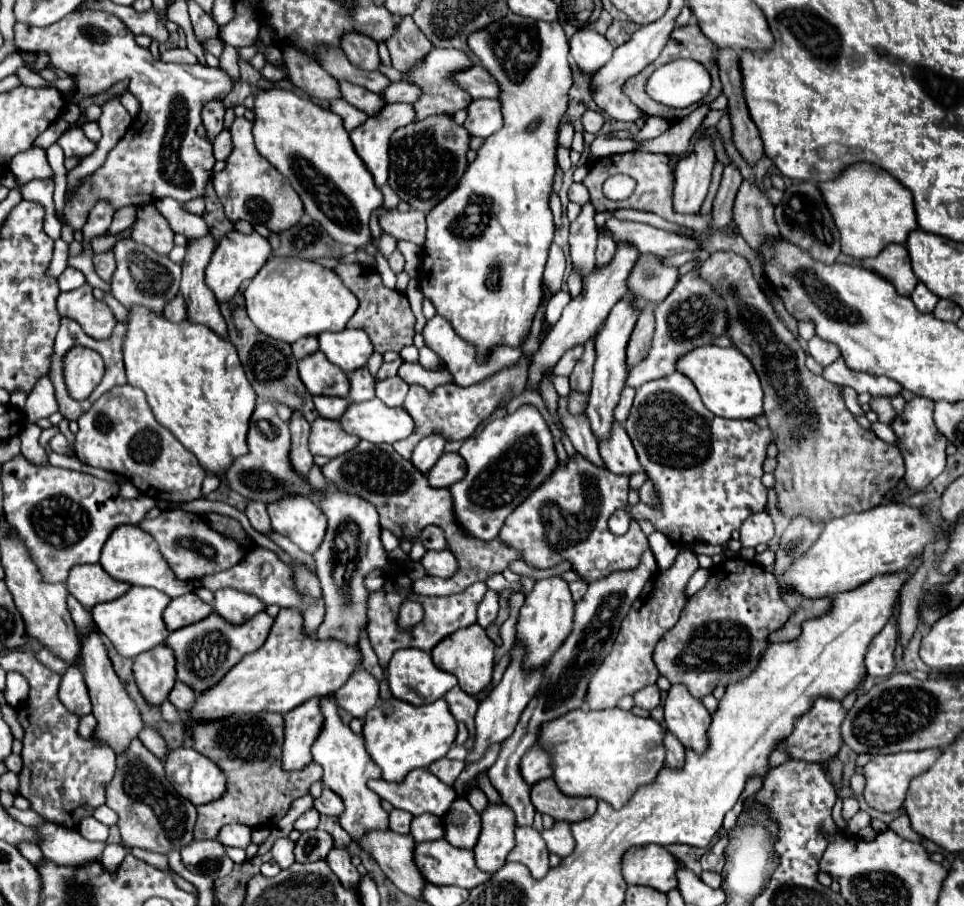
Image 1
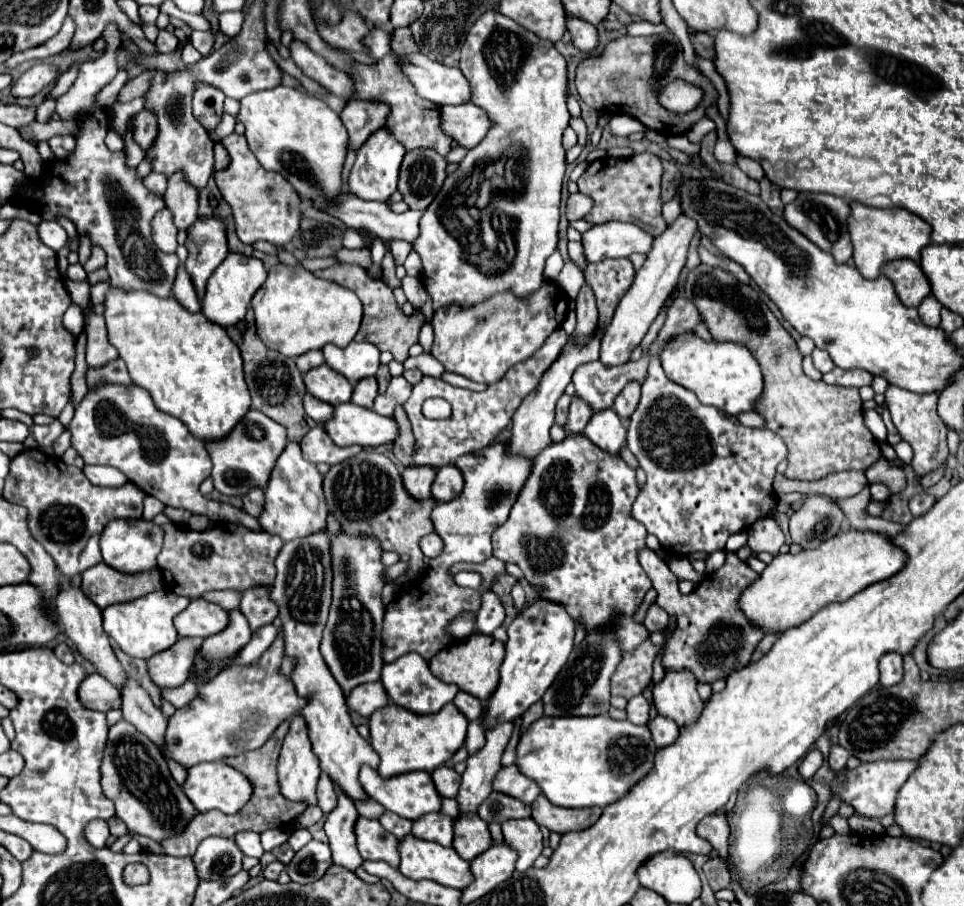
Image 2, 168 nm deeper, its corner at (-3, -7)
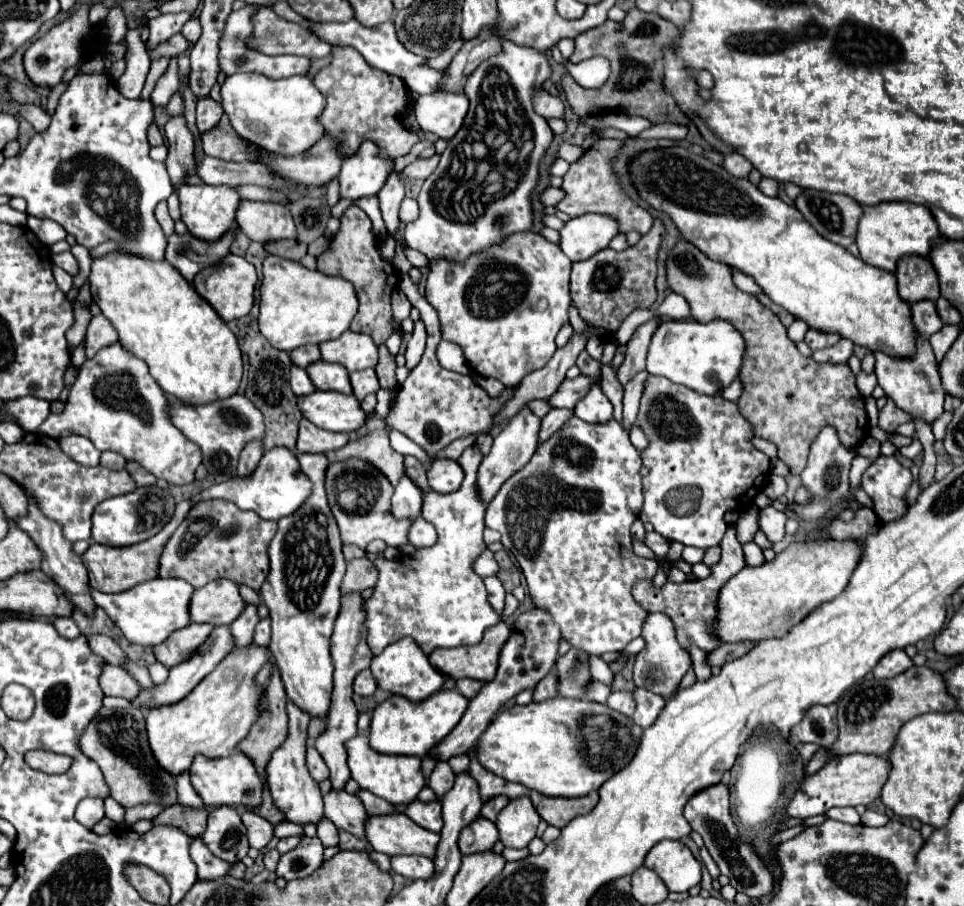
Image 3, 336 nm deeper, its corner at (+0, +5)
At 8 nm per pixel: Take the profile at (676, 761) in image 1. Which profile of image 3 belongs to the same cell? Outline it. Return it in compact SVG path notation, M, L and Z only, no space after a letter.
M636 688L632 694L634 694L634 700L636 700L636 712L634 712L632 720L638 726L648 728L658 718L662 708L666 706L666 700L662 696L656 696L654 692L644 690L644 688Z

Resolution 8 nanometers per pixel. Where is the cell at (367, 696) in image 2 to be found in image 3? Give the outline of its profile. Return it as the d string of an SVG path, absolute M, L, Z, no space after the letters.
M362 670L362 672L356 676L356 680L354 680L354 692L356 692L358 696L372 696L372 694L376 692L376 688L378 688L378 686L376 686L370 670Z

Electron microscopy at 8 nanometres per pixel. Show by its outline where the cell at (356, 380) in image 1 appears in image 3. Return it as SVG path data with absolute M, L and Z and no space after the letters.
M366 368L366 370L352 372L352 374L350 374L350 382L352 382L354 396L356 396L358 400L364 400L368 394L376 394L376 392L380 390L374 368Z

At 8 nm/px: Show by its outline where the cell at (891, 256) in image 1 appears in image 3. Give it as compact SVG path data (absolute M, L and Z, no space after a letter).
M902 256L896 268L898 294L906 304L940 298L938 274L926 256Z

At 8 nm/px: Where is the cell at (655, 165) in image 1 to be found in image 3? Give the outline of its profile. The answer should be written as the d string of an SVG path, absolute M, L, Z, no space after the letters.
M598 140L588 150L584 150L582 156L570 164L570 170L564 176L564 182L562 182L564 198L556 204L556 210L568 214L570 218L576 218L582 214L606 214L618 220L622 234L628 234L630 230L646 234L652 228L652 216L648 214L648 210L636 206L622 192L620 182L610 168L610 160L614 158L620 146L622 146L620 140Z

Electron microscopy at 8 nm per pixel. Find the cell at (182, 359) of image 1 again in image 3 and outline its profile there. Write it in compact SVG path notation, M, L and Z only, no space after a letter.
M114 250L106 256L92 258L88 280L94 304L98 304L102 314L114 324L120 334L120 342L136 358L148 364L150 374L166 394L178 398L184 404L208 404L236 394L242 378L242 354L236 336L172 264L166 264L166 260L154 262L142 256Z

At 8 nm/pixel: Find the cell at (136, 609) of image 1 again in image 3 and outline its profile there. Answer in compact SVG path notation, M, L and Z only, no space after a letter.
M154 578L120 594L102 594L90 588L94 596L94 604L104 608L112 622L122 630L122 634L140 646L156 646L162 644L174 630L180 630L190 624L190 598L194 594L192 584L180 578Z

